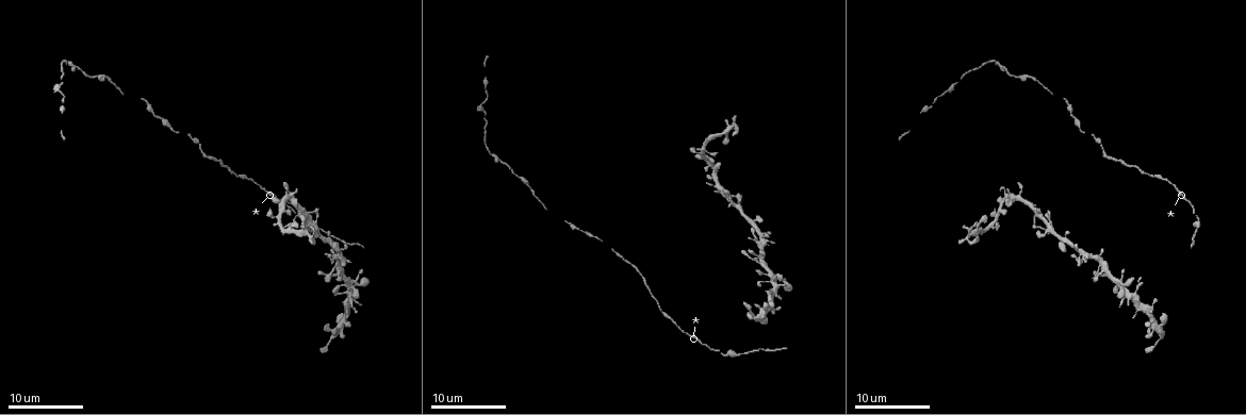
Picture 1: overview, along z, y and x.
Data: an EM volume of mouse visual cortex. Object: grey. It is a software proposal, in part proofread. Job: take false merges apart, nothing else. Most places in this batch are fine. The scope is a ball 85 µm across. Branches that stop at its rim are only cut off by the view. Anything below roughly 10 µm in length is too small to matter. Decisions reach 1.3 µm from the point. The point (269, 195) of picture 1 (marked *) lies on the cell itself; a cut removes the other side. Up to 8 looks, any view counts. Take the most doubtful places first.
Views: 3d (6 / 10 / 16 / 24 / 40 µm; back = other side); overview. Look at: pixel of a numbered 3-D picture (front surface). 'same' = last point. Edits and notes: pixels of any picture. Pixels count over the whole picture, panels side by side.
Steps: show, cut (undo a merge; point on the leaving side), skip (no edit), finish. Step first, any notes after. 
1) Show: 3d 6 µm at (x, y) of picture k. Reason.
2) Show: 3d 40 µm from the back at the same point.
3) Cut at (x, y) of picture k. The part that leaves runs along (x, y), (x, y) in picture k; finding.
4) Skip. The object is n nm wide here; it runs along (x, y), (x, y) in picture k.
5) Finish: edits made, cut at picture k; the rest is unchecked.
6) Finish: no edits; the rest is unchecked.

Show: 3d 6 µm at (1139, 287) of picture 1. Two arms in line, one across.

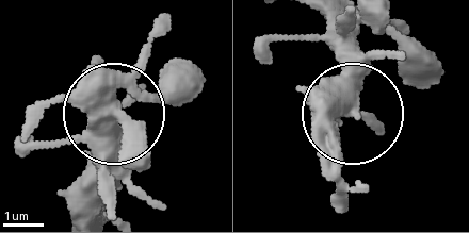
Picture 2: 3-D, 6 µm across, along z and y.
Skip. 3 arms meet here; one cell here.

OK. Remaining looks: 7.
Show: 3d 10 µm at (1074, 118) of picture 1. A narrow waist.

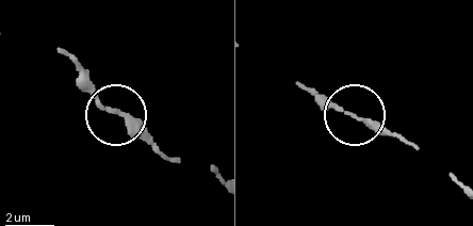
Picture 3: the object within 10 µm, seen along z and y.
Show: 3d 6 µm at (114, 108) of picture 3.

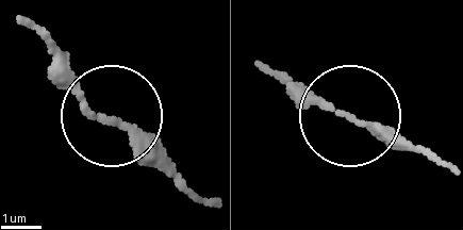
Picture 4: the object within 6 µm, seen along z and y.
Skip. It runs along (446, 165), (385, 145), (287, 83) in picture 4; all the same cell.

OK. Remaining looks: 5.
Show: 3d 10 µm at (95, 78) of picture 1. Thick turns thin.

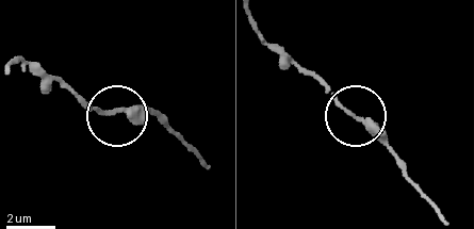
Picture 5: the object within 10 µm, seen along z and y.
Show: 3d 10 µm from the back at (123, 111) of picture 5.

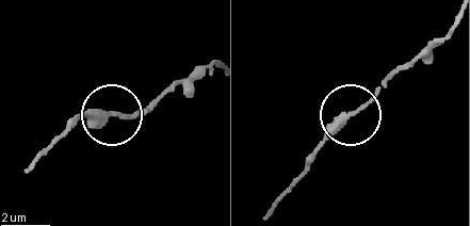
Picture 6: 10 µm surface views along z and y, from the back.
Skip. All the same cell.

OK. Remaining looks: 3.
Show: 3d 10 µm at (721, 189) of picture 1. Three arms meet.

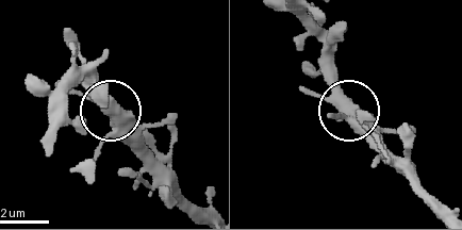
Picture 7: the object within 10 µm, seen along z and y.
Show: 3d 10 µm from the back at (353, 113) of picture 7.

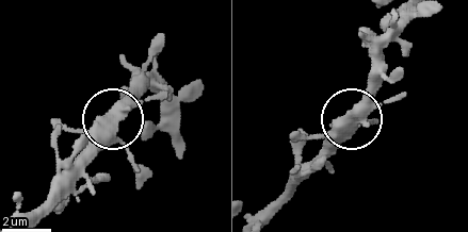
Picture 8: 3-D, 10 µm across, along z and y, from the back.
Skip. 3 arms meet here; it runs along (31, 215), (92, 135), (145, 83) in picture 8; continuous, no second cell.

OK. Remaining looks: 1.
Finish: no edits; the rest is unchecked.

